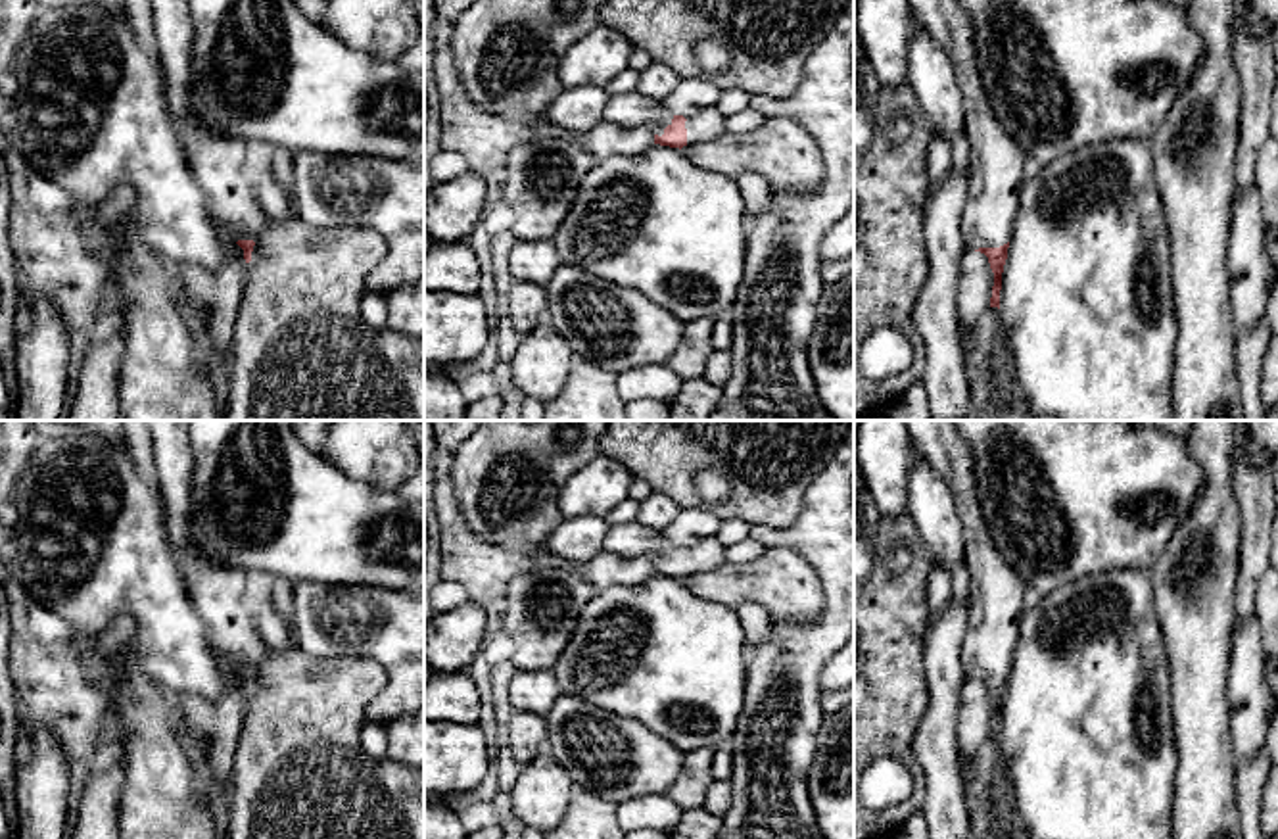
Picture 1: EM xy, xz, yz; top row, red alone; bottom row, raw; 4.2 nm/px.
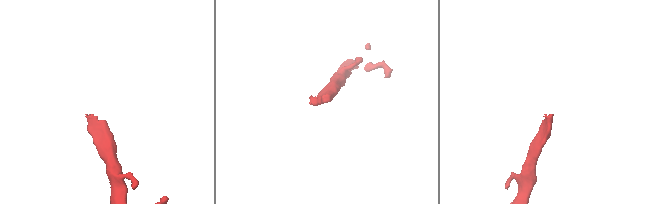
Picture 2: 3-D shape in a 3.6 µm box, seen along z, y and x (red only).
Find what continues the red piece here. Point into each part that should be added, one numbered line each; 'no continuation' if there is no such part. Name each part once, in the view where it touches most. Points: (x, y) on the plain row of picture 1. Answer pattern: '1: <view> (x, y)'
1: yz (994, 609)

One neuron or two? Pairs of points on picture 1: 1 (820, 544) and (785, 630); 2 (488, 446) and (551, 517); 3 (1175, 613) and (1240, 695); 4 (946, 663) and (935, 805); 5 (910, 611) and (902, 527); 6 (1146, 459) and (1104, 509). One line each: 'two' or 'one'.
1: one
2: one
3: two
4: one
5: one
6: one

